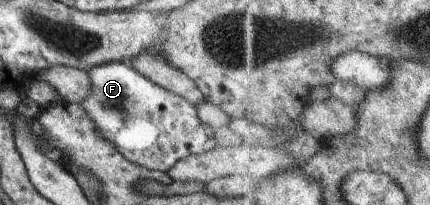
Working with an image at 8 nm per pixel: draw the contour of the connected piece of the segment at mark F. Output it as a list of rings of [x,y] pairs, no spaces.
[[[124,61],[96,66],[86,73],[92,91],[80,105],[124,159],[167,173],[178,160],[215,147],[214,129],[200,121],[193,105],[160,89]]]

